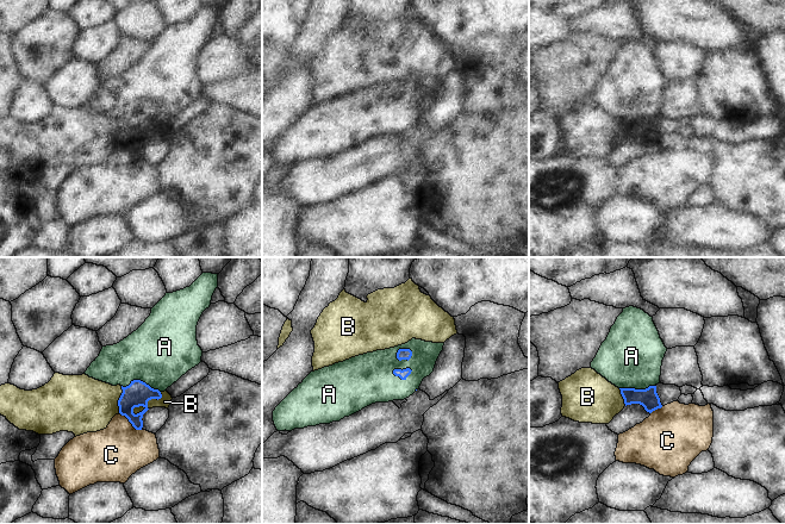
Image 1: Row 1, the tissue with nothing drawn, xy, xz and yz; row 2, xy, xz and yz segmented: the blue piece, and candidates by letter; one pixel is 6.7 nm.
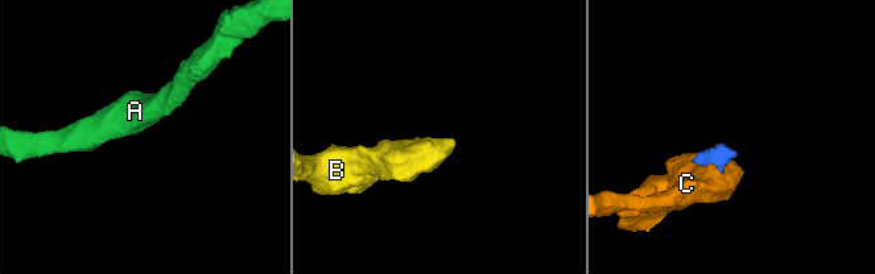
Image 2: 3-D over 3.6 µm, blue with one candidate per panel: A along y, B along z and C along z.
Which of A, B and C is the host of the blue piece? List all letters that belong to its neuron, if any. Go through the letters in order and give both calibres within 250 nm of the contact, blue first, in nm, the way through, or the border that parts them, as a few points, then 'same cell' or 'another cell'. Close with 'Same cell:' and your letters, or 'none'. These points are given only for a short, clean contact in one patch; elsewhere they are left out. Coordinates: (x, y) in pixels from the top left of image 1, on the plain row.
A: 70/340 nm | same cell
B: 170/80 nm | another cell
C: 170/360 nm | another cell
Same cell: A

